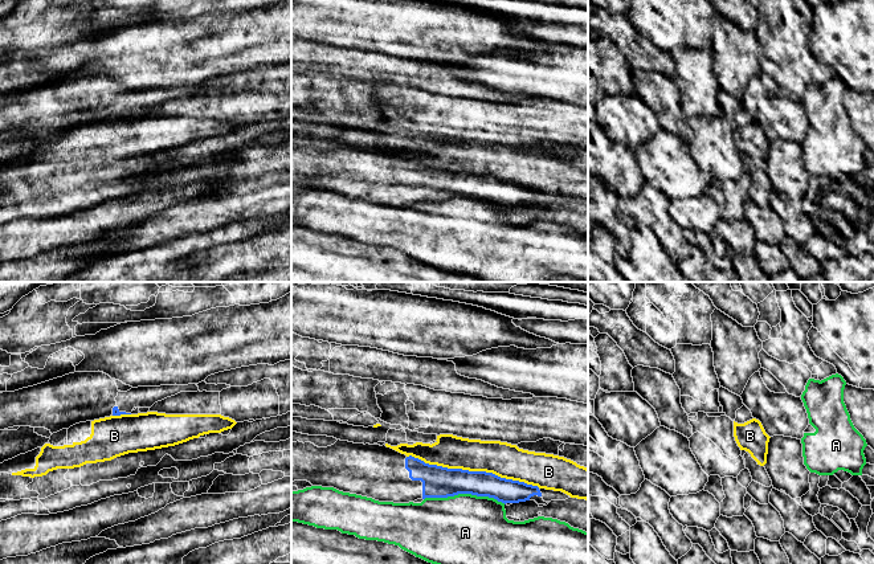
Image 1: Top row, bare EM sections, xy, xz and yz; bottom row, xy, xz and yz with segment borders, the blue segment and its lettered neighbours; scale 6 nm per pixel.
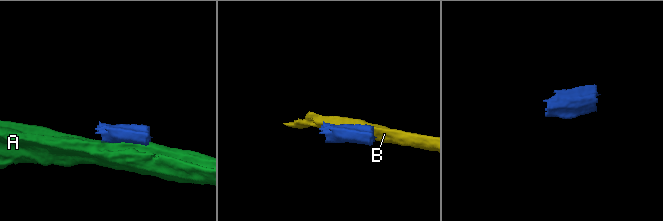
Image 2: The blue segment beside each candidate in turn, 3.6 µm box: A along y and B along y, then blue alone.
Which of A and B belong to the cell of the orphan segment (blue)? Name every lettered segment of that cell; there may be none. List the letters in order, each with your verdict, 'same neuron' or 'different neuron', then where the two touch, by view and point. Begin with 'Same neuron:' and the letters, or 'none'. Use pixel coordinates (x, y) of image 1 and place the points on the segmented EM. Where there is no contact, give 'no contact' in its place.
Same neuron: none
A: different neuron | xz (465, 493)
B: different neuron | xz (473, 471)

